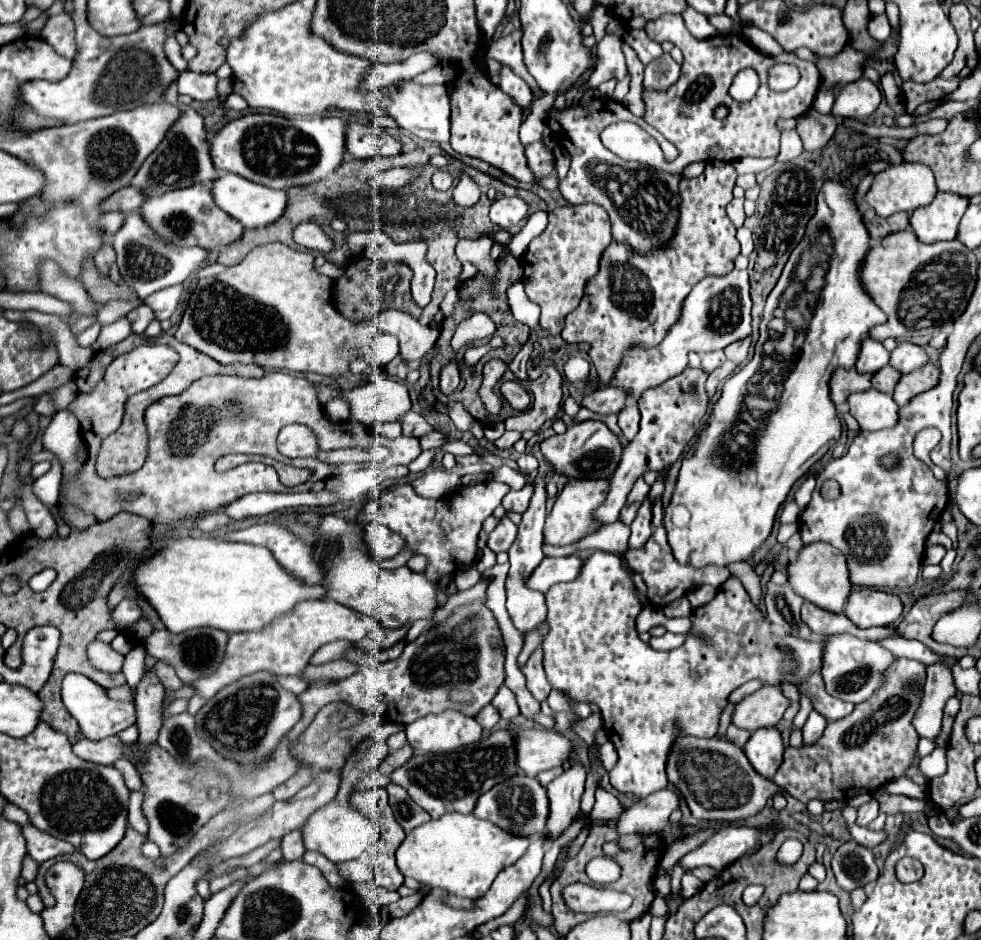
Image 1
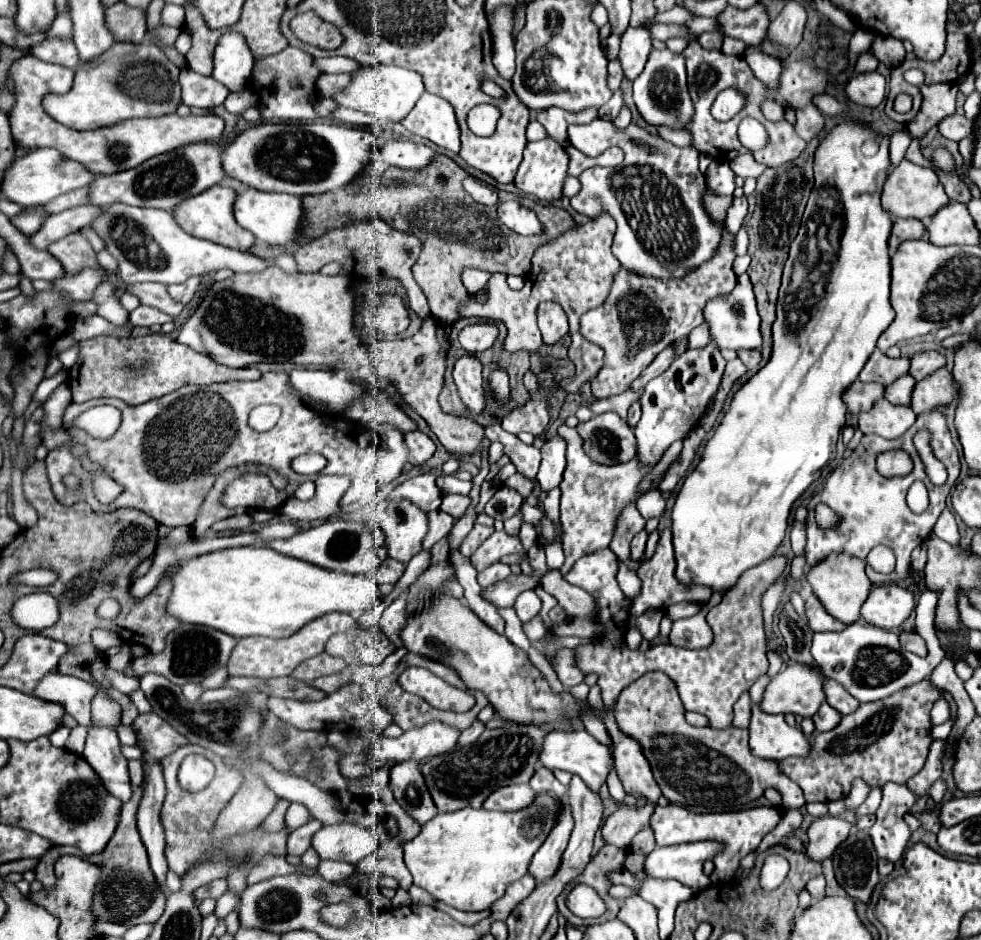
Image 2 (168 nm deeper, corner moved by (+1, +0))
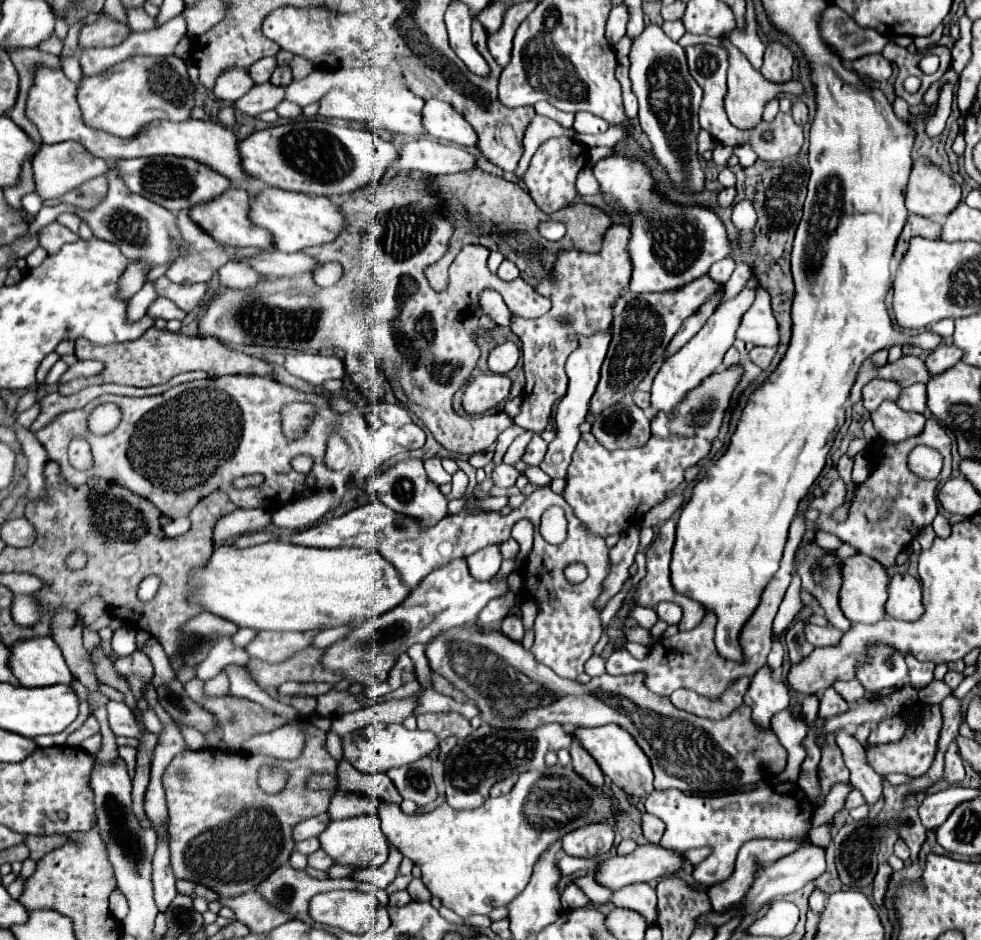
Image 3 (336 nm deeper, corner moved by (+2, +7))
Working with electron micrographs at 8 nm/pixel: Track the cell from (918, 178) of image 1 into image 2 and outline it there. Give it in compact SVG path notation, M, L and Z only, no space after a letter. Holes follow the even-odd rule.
M903 160L889 174L889 178L883 186L883 194L881 194L883 210L889 212L891 216L899 216L899 218L927 220L929 216L933 216L933 212L937 212L937 208L941 208L941 204L947 204L947 202L949 202L949 198L945 194L943 184L937 178L937 174L931 168L921 168L921 166L907 162L907 160Z

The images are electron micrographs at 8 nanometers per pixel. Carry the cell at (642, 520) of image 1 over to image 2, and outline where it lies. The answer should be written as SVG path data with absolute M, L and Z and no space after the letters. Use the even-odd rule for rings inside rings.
M643 528L639 534L635 534L635 538L631 540L631 558L639 560L645 554L645 542L647 542L647 530Z

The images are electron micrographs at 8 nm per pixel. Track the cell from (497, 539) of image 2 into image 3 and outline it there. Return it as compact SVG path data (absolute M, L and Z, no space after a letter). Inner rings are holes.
M498 545L482 549L480 553L474 553L472 557L468 557L466 563L468 563L472 579L488 581L500 569L500 563L502 563L500 549L498 549Z

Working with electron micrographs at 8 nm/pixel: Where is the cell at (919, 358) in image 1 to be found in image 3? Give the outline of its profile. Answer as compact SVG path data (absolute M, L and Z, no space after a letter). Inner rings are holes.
M940 345L938 349L934 349L928 359L926 359L926 365L928 365L928 371L932 375L940 375L944 373L946 369L954 367L960 359L962 359L964 351L954 347L954 345Z

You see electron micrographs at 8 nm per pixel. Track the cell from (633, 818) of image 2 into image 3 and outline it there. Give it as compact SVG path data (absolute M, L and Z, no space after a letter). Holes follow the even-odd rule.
M608 823L586 825L562 837L562 851L572 857L600 859L612 849L614 829Z

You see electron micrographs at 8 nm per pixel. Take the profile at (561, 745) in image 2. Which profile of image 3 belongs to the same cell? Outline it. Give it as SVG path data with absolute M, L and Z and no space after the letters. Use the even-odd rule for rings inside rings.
M612 723L612 725L604 725L604 727L592 727L592 729L578 727L572 735L588 749L588 753L592 753L592 757L596 757L596 761L600 761L604 775L608 775L628 795L646 799L654 791L654 787L652 787L654 775L652 775L650 759L626 729Z

